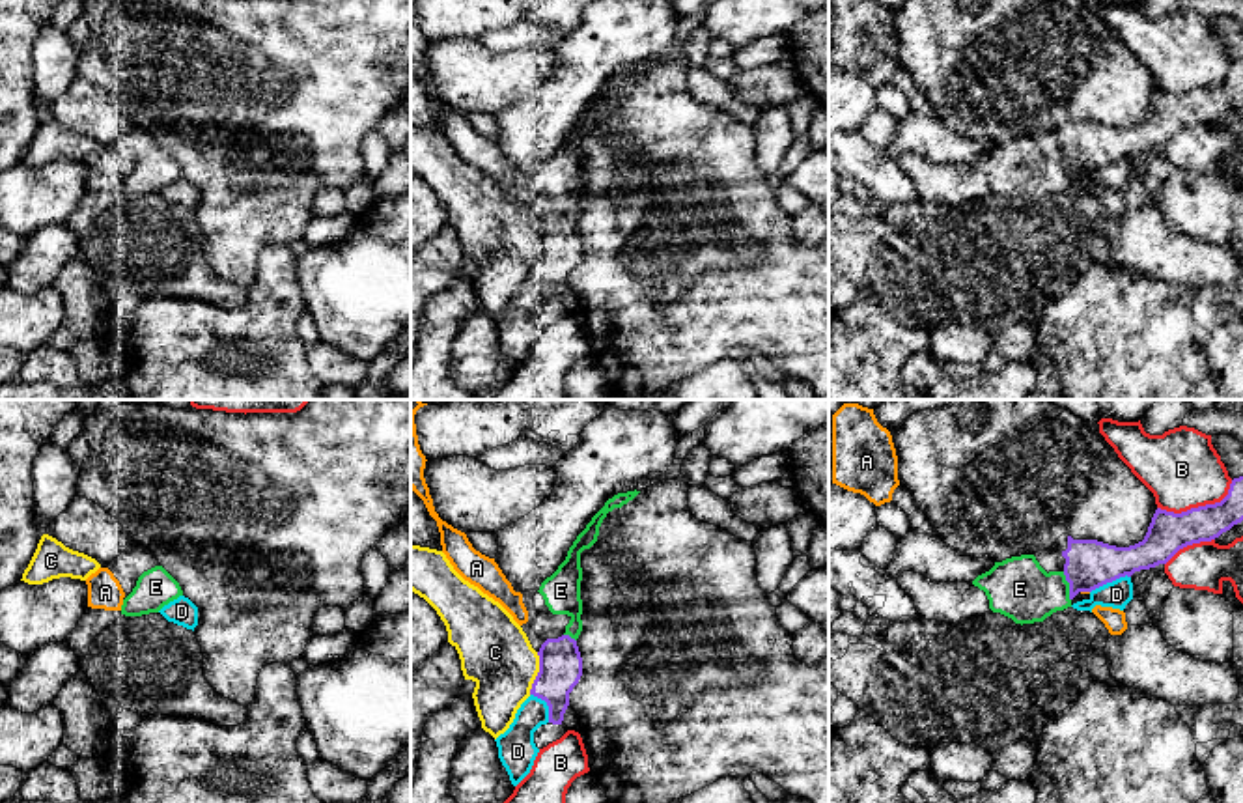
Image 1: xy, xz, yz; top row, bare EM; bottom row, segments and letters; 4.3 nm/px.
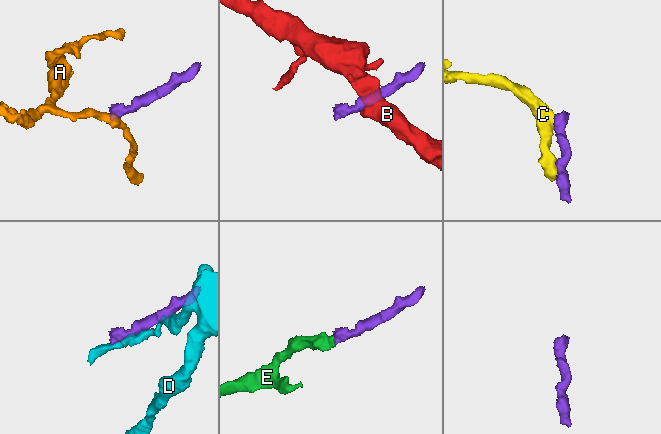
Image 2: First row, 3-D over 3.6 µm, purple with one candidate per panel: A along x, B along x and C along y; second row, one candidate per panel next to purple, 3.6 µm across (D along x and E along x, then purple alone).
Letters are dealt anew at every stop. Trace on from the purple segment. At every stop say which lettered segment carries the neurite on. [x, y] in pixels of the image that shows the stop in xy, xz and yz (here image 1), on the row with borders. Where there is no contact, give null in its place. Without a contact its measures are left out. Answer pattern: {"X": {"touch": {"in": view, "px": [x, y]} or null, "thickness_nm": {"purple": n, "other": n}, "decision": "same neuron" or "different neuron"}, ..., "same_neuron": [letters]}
{"A": {"touch": {"in": "yz", "px": [1085, 591]}, "thickness_nm": {"purple": 200, "other": 20}, "decision": "different neuron"}, "B": {"touch": {"in": "yz", "px": [1199, 507]}, "thickness_nm": {"purple": 170, "other": 320}, "decision": "different neuron"}, "C": {"touch": {"in": "xz", "px": [538, 673]}, "thickness_nm": {"purple": 190, "other": 300}, "decision": "different neuron"}, "D": {"touch": {"in": "yz", "px": [1109, 581]}, "thickness_nm": {"purple": 200, "other": 120}, "decision": "different neuron"}, "E": {"touch": {"in": "yz", "px": [1070, 587]}, "thickness_nm": {"purple": 200, "other": 260}, "decision": "same neuron"}, "same_neuron": ["E"]}

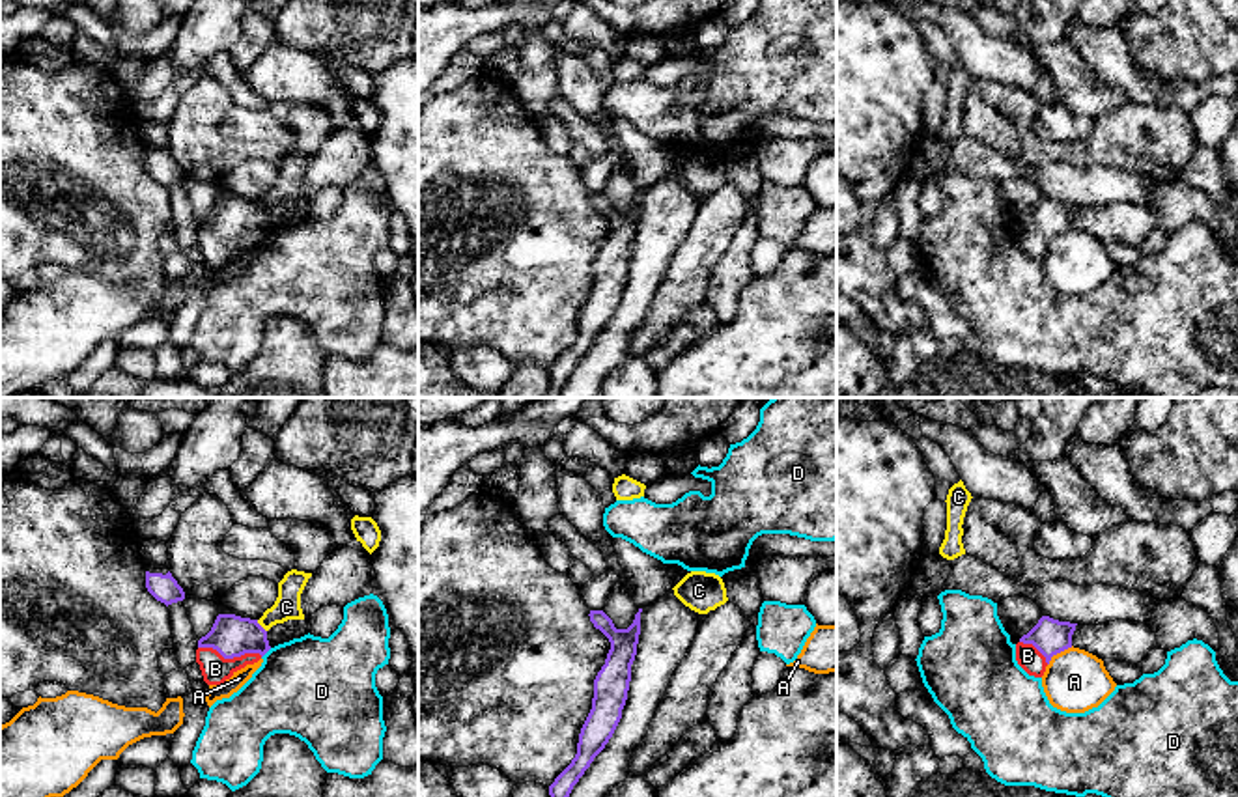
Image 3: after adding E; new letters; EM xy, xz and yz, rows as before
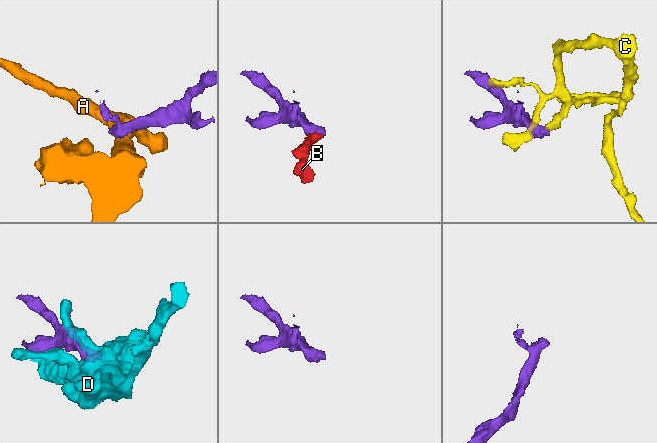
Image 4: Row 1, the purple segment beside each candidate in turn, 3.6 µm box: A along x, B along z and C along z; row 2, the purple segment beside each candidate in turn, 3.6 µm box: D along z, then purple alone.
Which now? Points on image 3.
{"A": {"touch": {"in": "yz", "px": [1057, 652]}, "thickness_nm": {"purple": 160, "other": 260}, "decision": "different neuron"}, "B": {"touch": {"in": "xy", "px": [230, 657]}, "thickness_nm": {"purple": 180, "other": 120}, "decision": "same neuron"}, "C": {"touch": {"in": "xy", "px": [260, 626]}, "thickness_nm": {"purple": 180, "other": 110}, "decision": "different neuron"}, "D": {"touch": {"in": "xy", "px": [266, 652]}, "thickness_nm": {"purple": 180, "other": 440}, "decision": "different neuron"}, "same_neuron": ["B"]}

